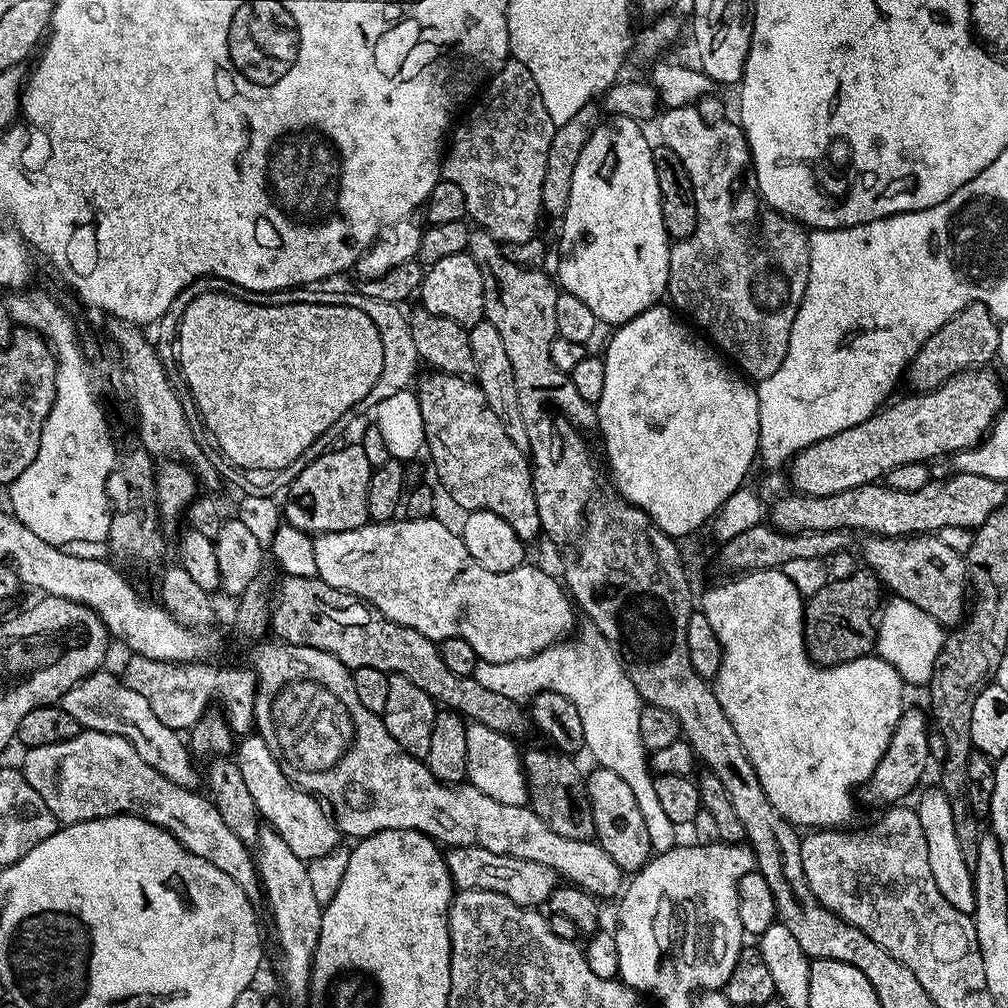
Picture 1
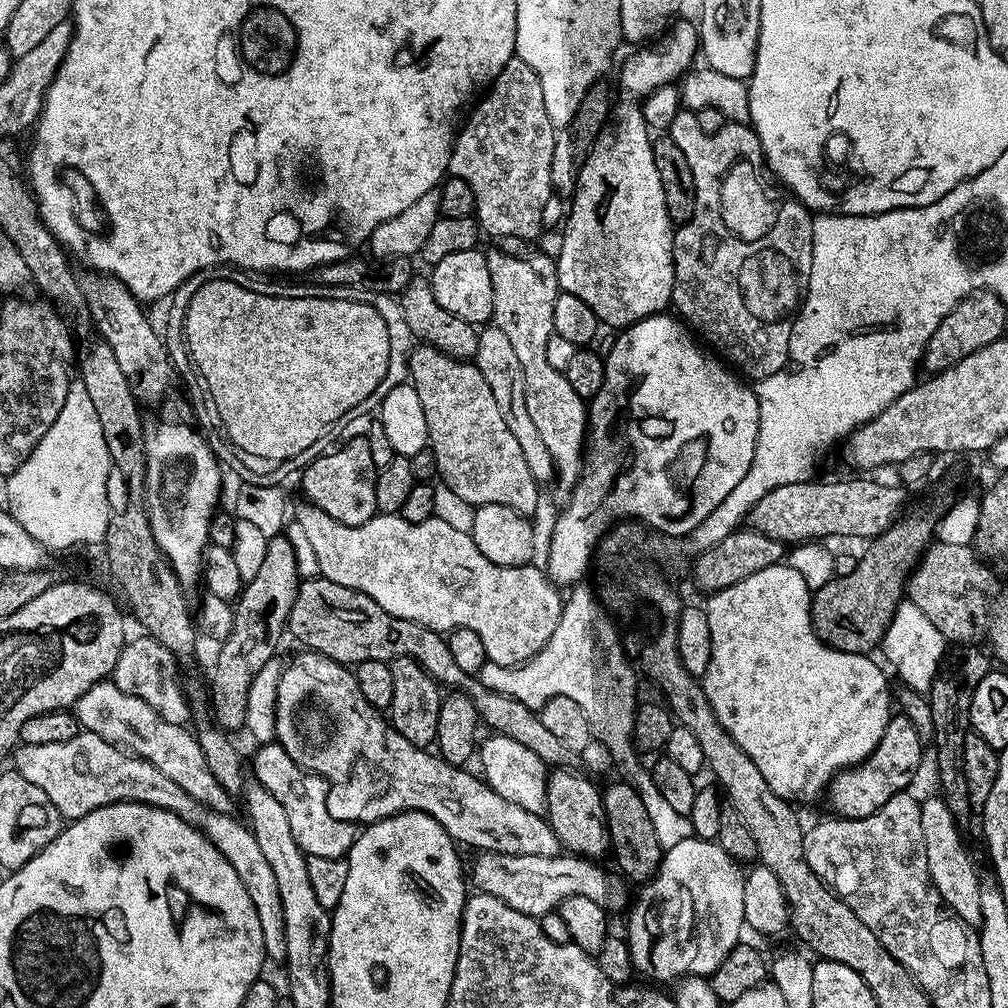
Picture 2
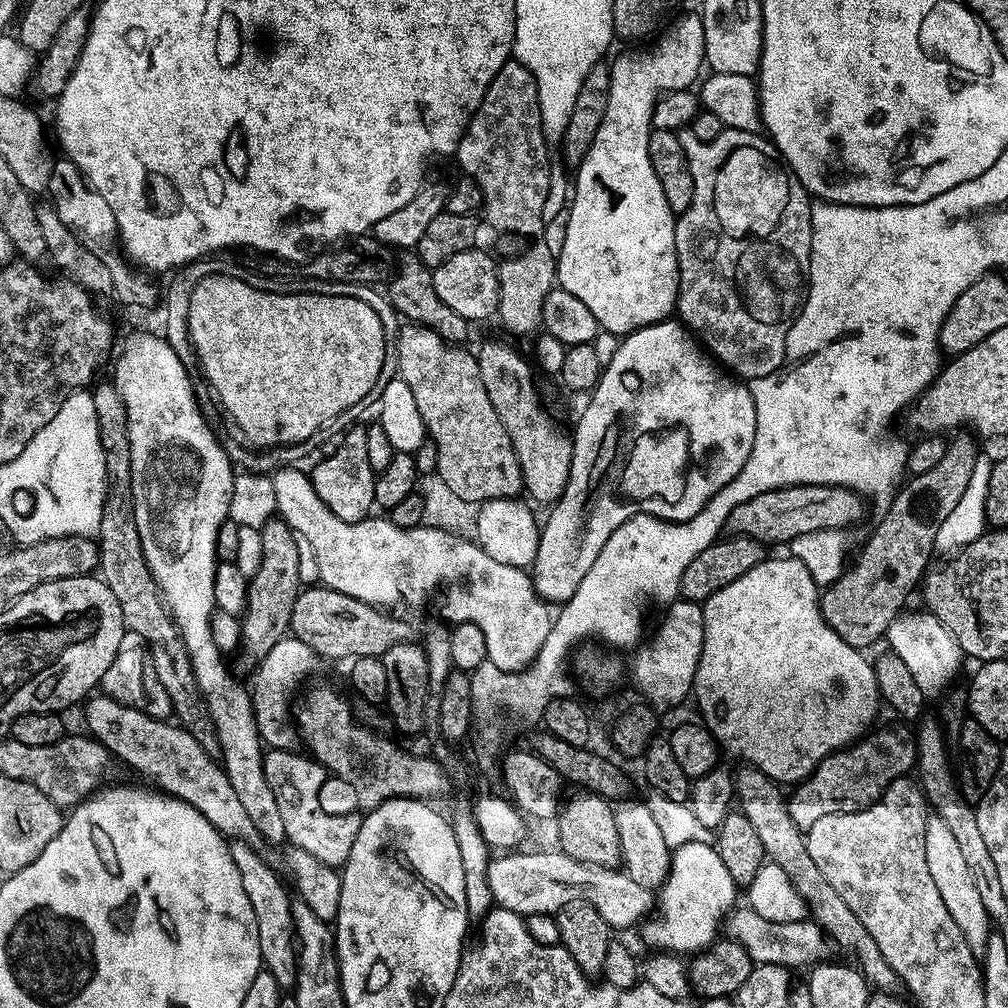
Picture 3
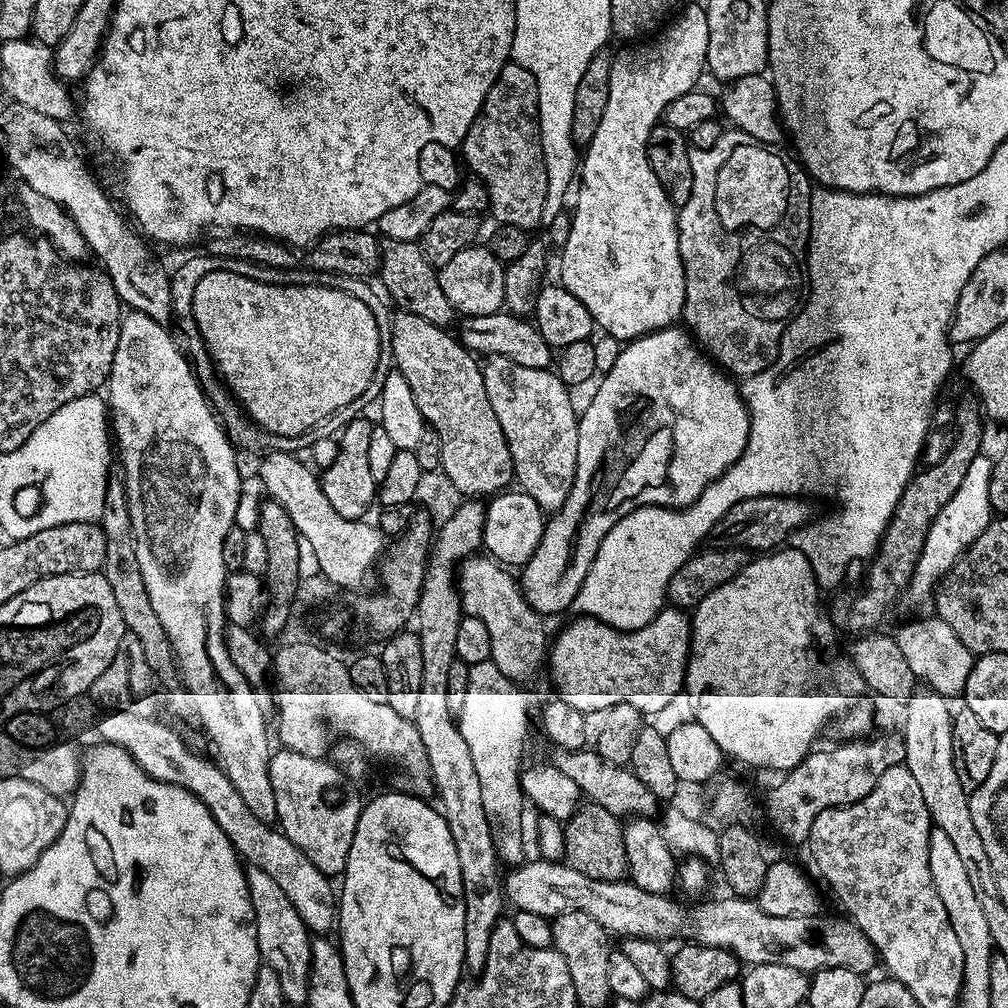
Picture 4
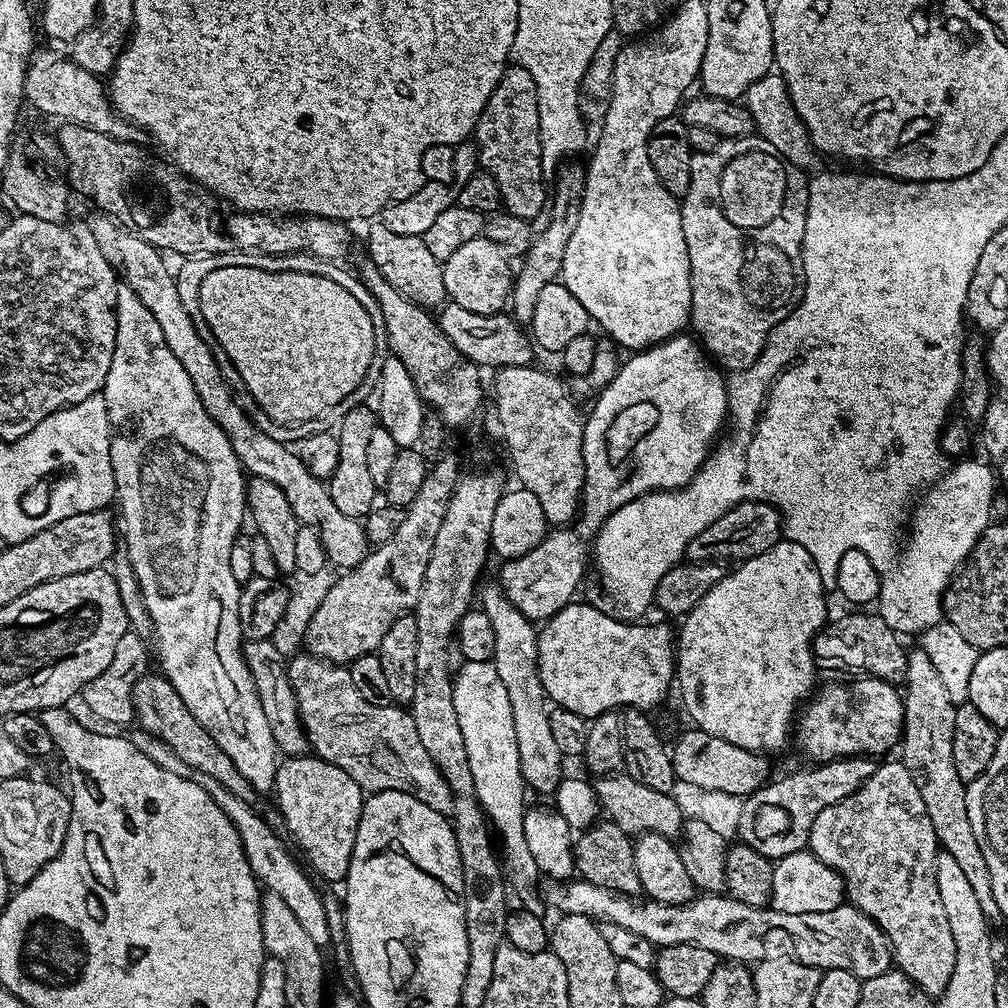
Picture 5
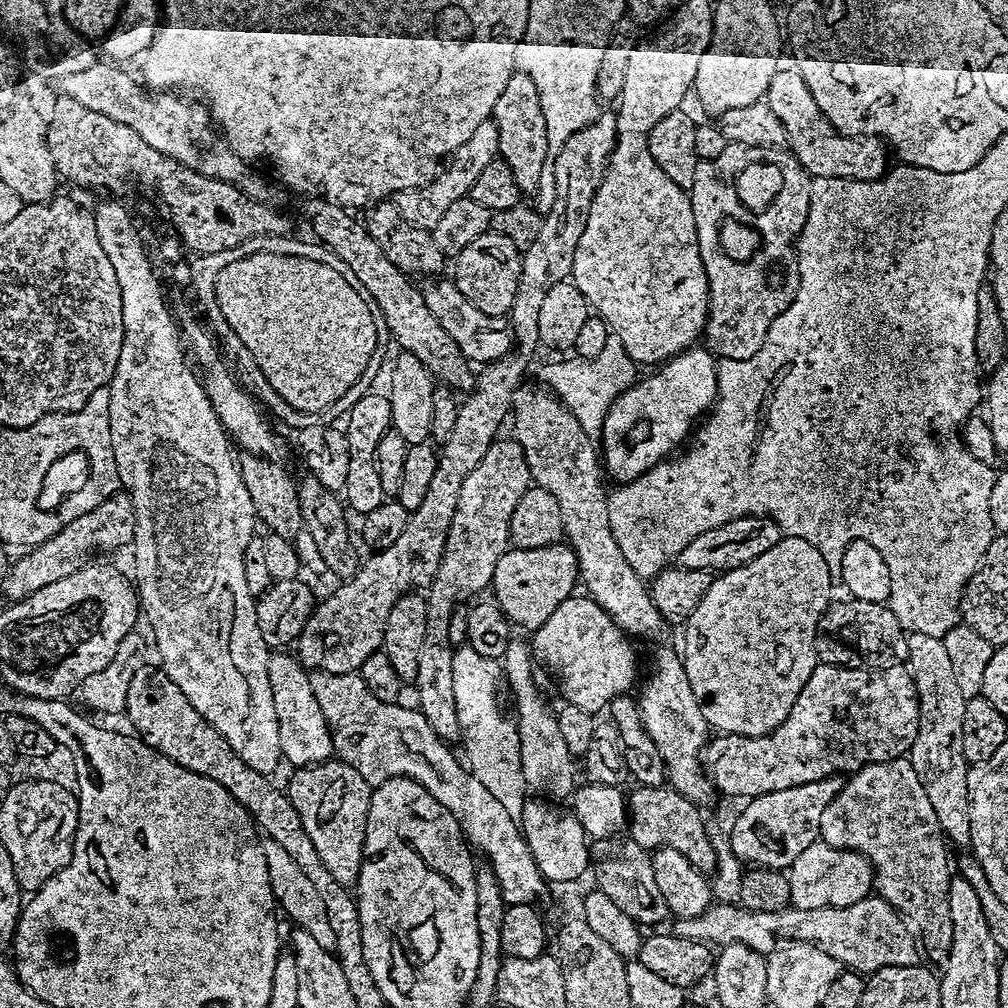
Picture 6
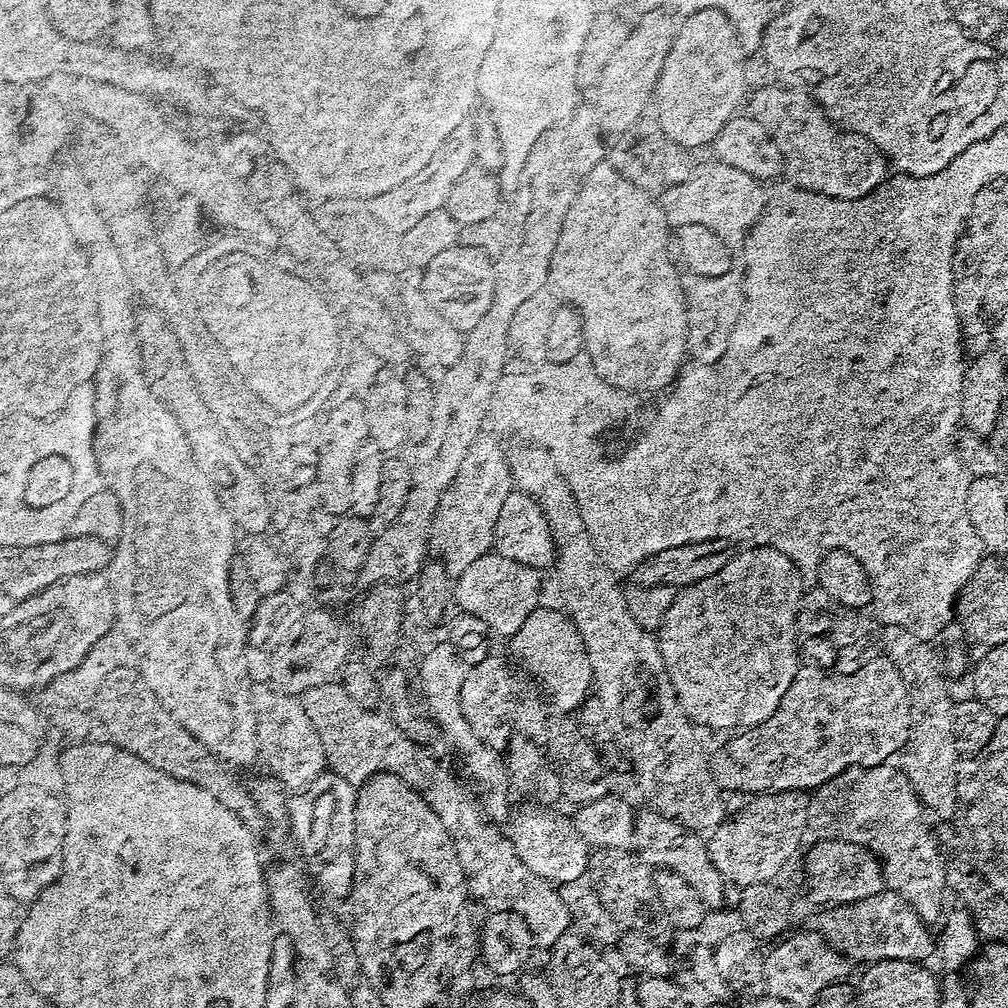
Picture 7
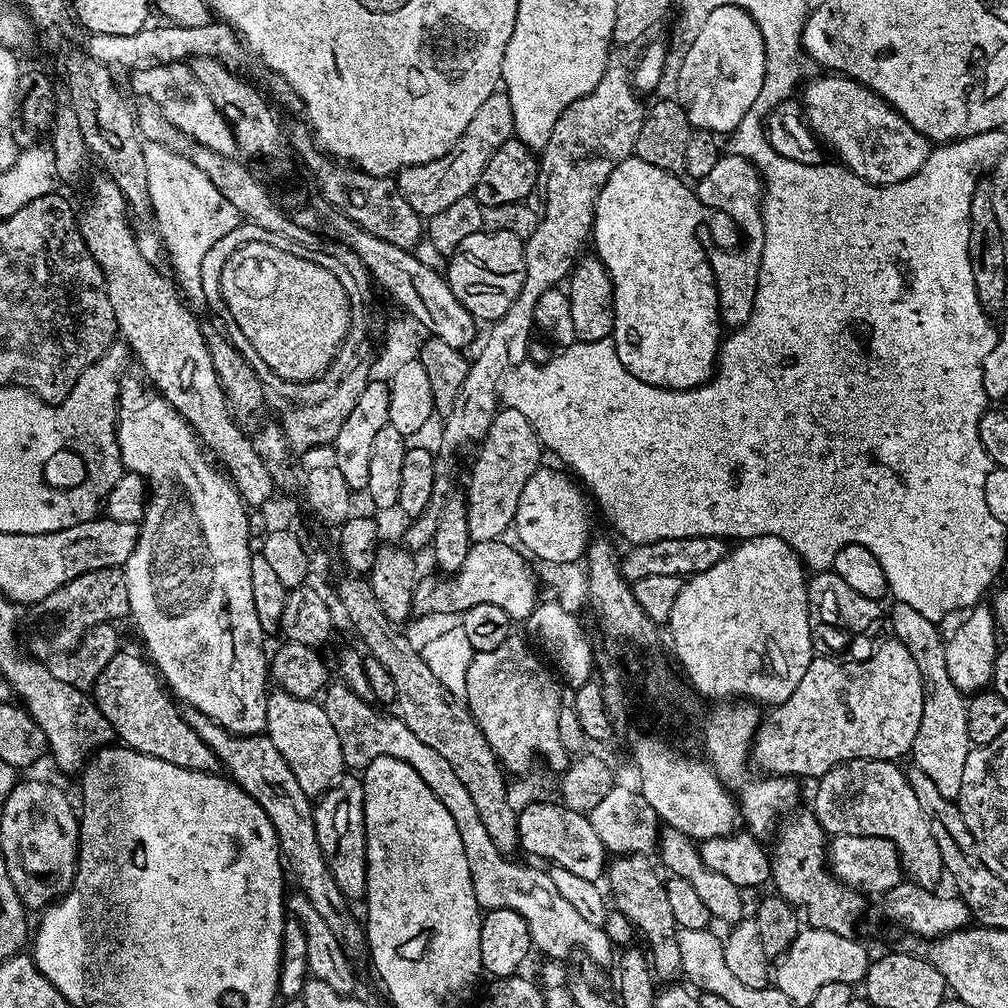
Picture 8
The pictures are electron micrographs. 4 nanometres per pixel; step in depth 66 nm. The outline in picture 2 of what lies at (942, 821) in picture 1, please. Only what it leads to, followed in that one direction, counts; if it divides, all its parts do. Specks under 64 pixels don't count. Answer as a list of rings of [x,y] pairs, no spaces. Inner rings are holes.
[[[939,795],[920,800],[922,814],[922,842],[926,848],[926,866],[932,879],[932,885],[944,899],[945,905],[951,913],[966,926],[979,925],[982,918],[982,902],[978,902],[980,893],[980,879],[977,872],[972,870],[964,848],[960,842],[961,829],[956,819],[950,814],[948,804]]]

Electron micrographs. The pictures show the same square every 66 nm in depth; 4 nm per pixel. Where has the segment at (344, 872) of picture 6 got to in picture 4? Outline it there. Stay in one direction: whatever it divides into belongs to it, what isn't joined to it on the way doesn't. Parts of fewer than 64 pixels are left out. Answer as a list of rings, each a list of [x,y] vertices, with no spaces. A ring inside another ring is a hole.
[[[280,750],[269,760],[268,769],[280,831],[303,850],[306,858],[310,858],[318,870],[330,878],[336,878],[346,866],[362,804],[356,800],[344,800],[341,804],[327,804],[324,801],[324,795],[342,780],[339,767],[327,762],[324,758],[306,757],[302,753]]]

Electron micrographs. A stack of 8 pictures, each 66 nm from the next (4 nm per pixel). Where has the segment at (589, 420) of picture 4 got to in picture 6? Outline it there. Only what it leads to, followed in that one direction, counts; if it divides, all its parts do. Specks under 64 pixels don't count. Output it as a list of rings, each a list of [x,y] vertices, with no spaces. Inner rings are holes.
[[[693,346],[687,348],[684,352],[670,357],[659,365],[653,371],[656,372],[653,376],[648,376],[645,380],[644,377],[637,379],[636,383],[631,384],[614,401],[606,414],[604,426],[598,433],[599,439],[604,439],[604,448],[602,444],[602,468],[607,475],[609,472],[613,476],[613,481],[627,482],[638,479],[643,472],[648,472],[661,460],[669,459],[689,439],[694,425],[716,403],[717,363],[717,357],[707,347]],[[559,542],[540,549],[509,547],[498,558],[490,585],[495,603],[517,629],[535,630],[546,622],[558,605],[573,595],[578,588],[576,552],[567,543]]]

